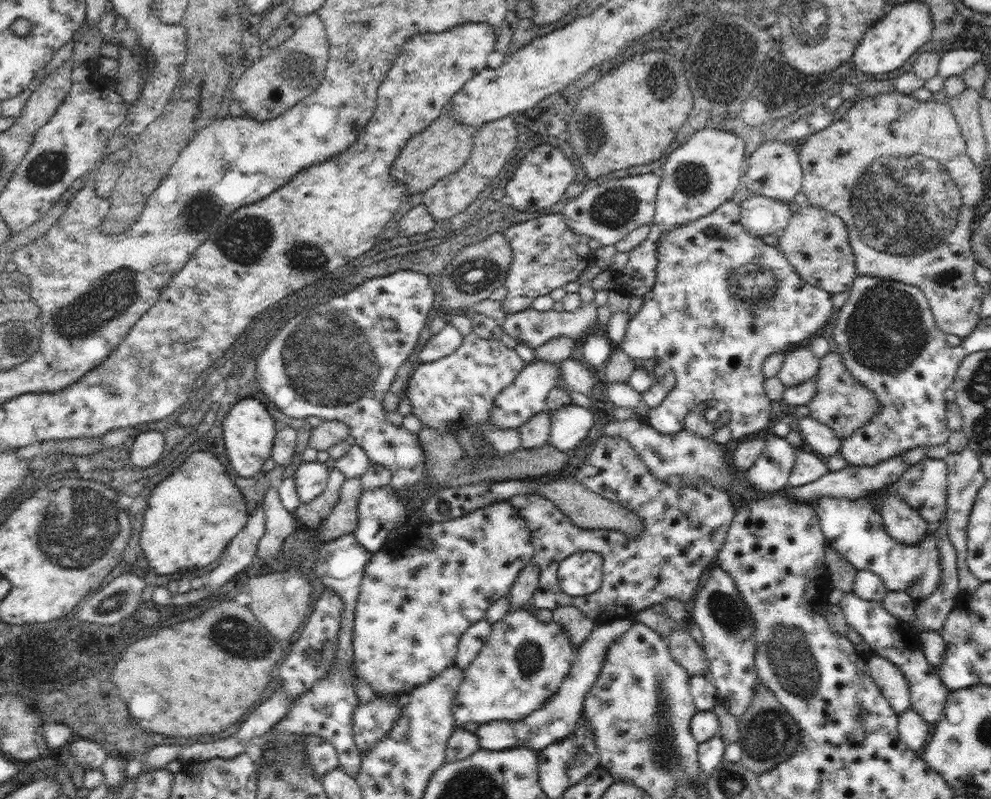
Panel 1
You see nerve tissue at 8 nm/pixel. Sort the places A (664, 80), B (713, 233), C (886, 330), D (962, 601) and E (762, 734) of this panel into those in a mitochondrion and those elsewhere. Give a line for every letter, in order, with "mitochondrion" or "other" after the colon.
A: mitochondrion
B: mitochondrion
C: mitochondrion
D: other
E: mitochondrion

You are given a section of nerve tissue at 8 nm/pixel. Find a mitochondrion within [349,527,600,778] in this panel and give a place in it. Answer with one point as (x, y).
(528, 659)

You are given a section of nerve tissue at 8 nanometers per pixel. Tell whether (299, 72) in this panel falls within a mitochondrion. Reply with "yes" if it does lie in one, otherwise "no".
yes

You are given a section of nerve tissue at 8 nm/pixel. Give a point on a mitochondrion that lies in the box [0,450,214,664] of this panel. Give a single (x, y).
(87, 535)

